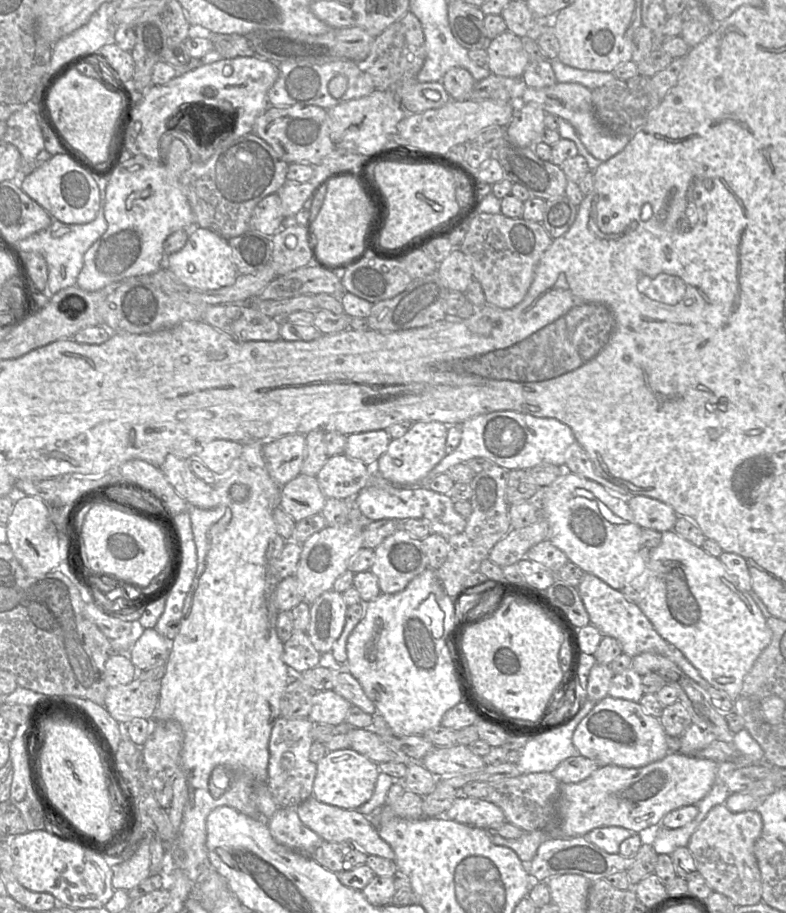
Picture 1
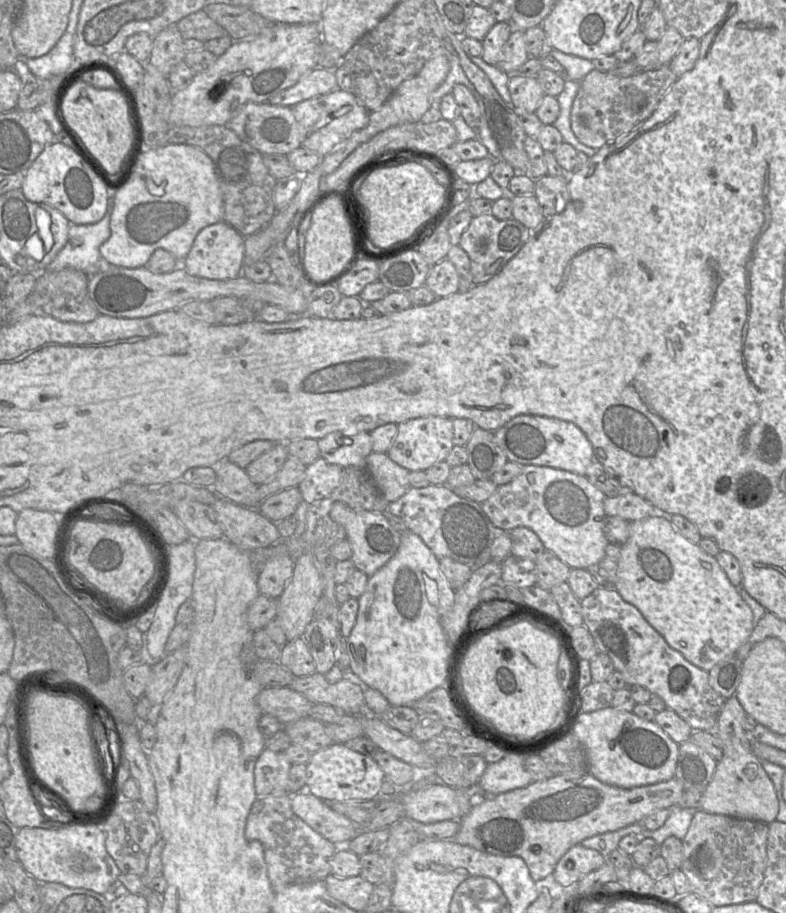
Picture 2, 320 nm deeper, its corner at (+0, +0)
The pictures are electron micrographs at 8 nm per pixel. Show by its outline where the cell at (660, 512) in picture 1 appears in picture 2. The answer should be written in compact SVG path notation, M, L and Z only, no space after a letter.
M635 493L606 497L604 511L607 516L620 517L629 522L641 520L656 513L655 507L650 502Z

